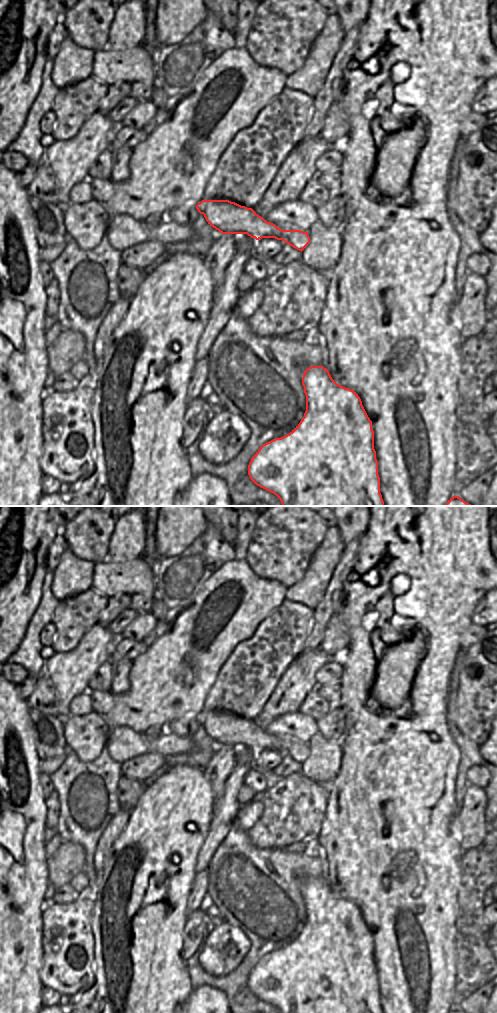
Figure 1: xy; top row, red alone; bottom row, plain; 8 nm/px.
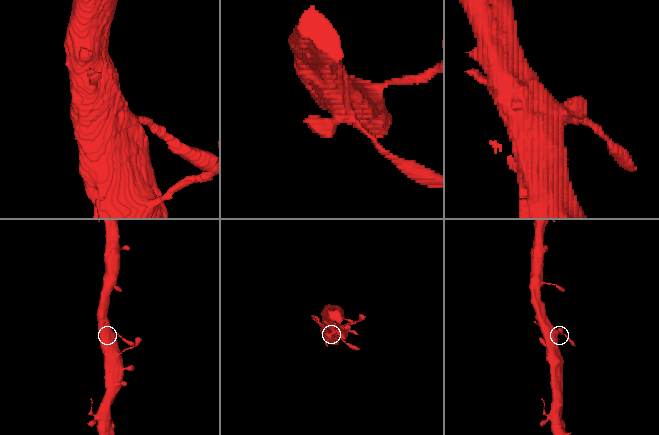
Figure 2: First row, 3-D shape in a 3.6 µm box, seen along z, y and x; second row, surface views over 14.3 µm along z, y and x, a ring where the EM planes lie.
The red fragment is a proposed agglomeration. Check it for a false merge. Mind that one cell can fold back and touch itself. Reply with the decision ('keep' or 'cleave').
keep

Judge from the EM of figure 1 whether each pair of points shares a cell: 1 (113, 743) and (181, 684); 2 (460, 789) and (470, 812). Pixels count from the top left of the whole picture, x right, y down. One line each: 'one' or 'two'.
1: two
2: two

